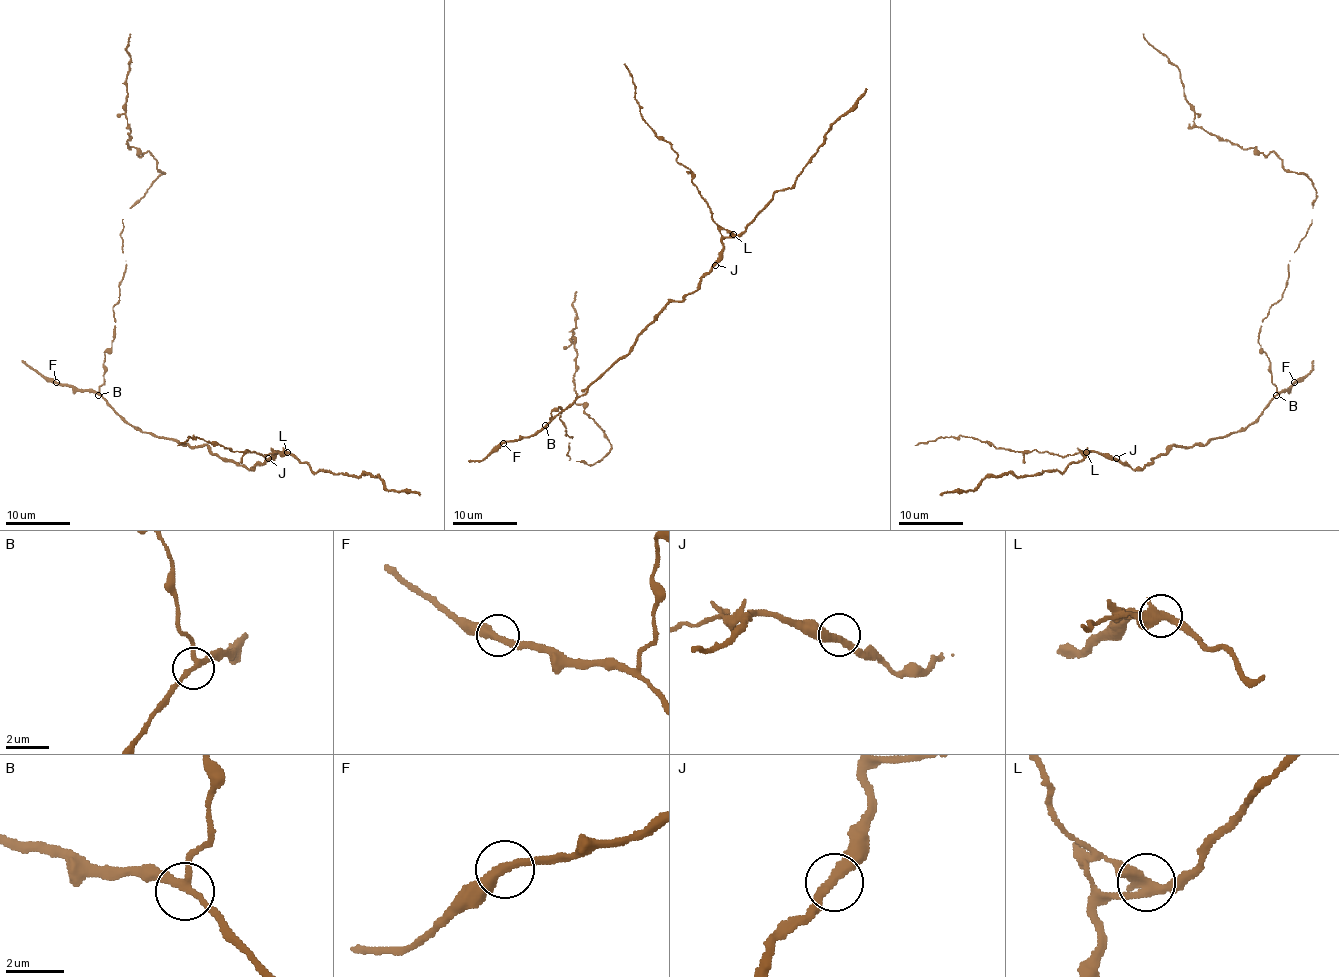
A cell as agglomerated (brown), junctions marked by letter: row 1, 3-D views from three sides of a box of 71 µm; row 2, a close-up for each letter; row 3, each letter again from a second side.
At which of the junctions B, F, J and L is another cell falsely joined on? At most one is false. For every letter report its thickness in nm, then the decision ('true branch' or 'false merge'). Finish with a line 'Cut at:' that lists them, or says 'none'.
B: 220 nm thick; true branch
F: 360 nm thick; true branch
J: 360 nm thick; true branch
L: 340 nm thick; false merge
Cut at: L

